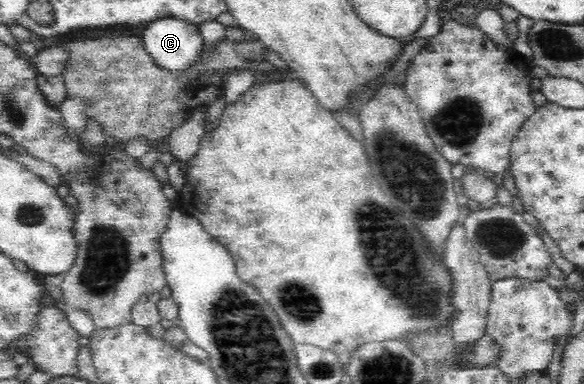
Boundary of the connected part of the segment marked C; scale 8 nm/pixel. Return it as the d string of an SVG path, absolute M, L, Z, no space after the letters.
M160 19L145 26L140 40L155 66L169 72L191 69L199 60L203 50L203 41L198 26L177 19Z

